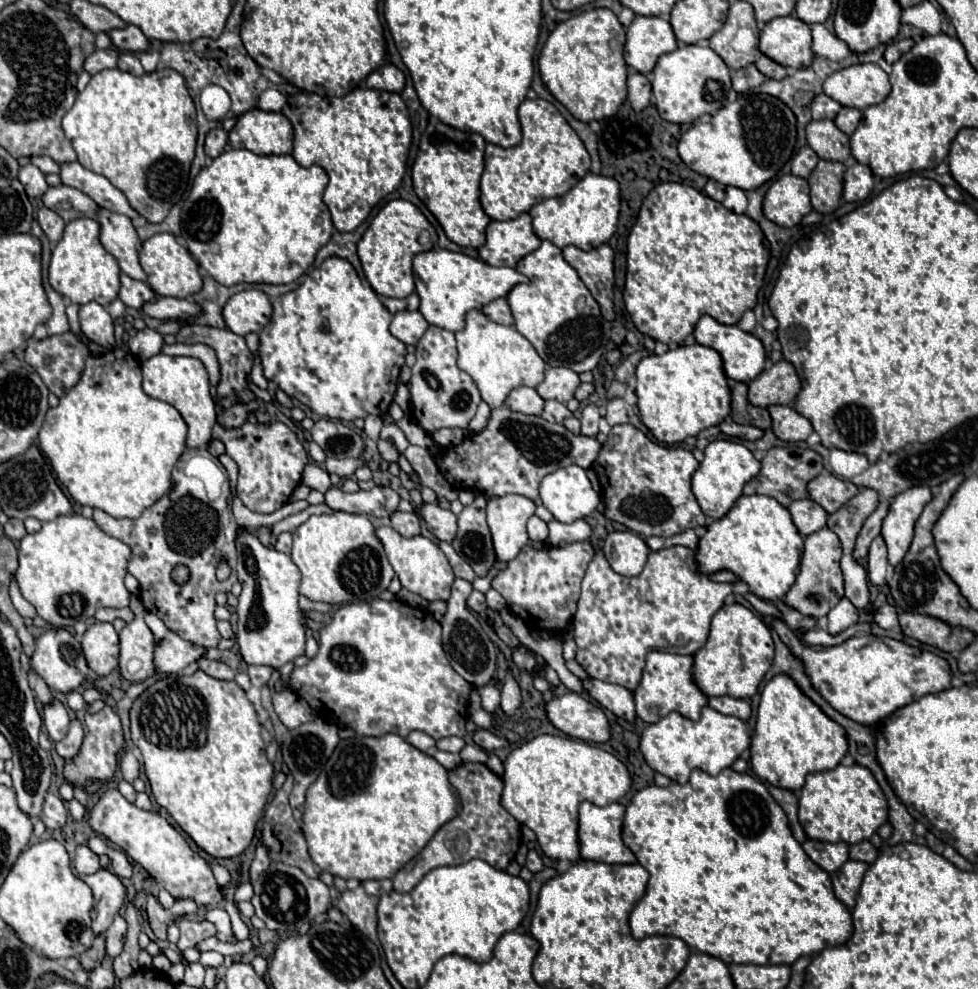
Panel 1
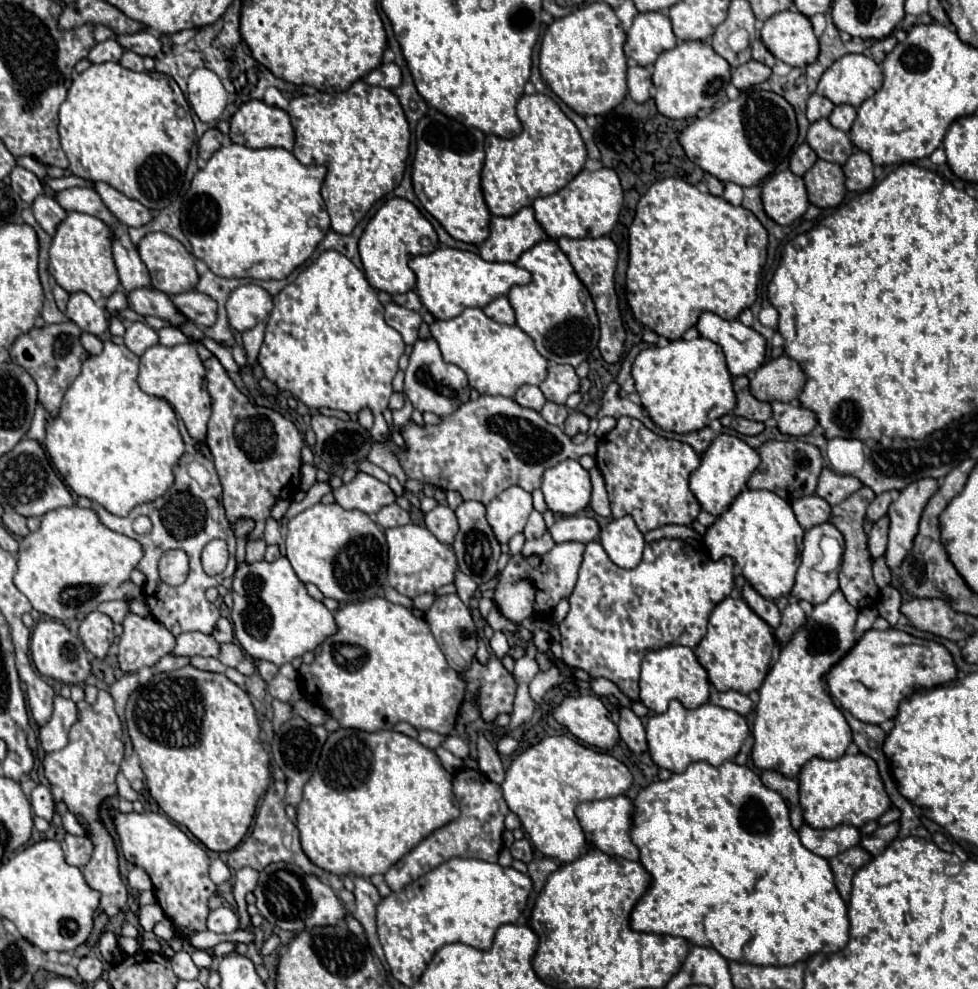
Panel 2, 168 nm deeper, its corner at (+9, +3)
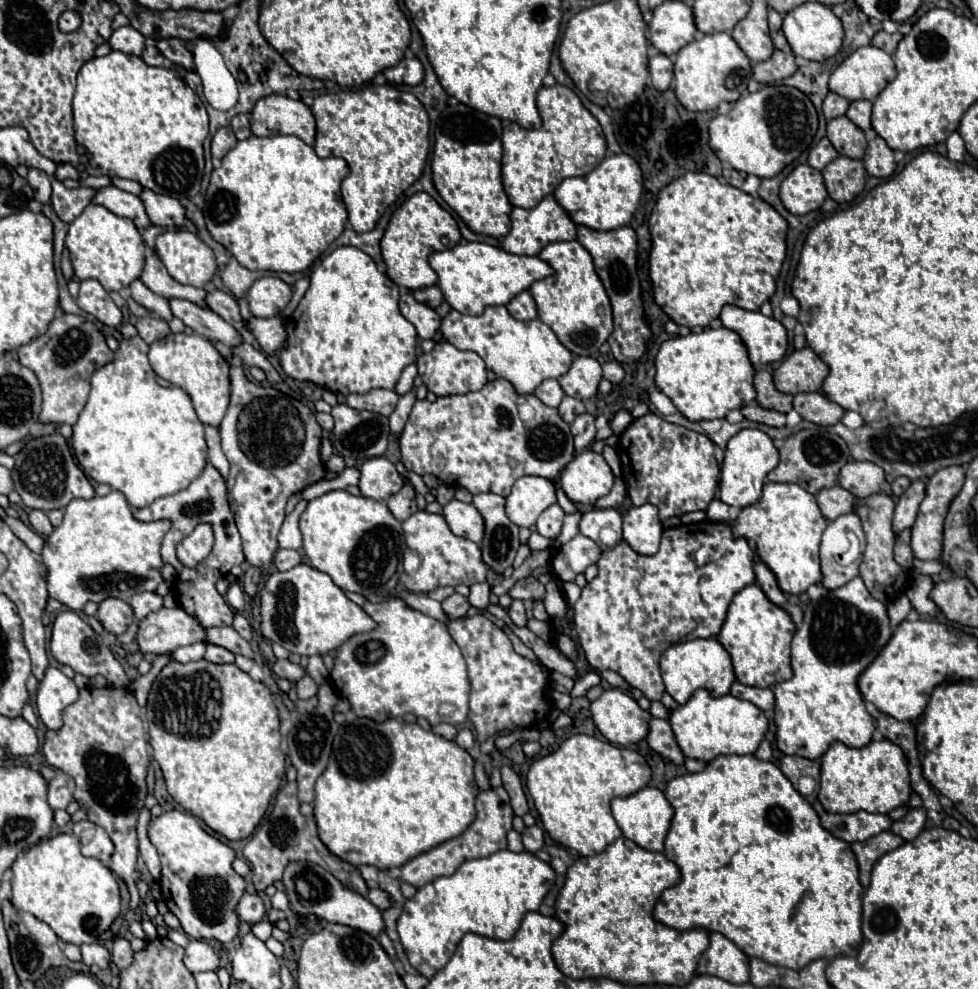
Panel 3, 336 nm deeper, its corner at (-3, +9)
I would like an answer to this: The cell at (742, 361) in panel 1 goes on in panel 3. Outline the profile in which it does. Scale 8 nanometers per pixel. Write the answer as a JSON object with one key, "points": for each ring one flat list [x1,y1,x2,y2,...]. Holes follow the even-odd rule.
{"points":[[726,305,720,319,724,327,742,337,754,365,768,365,786,355,788,331,774,317,766,317,760,311,740,309,736,305]]}

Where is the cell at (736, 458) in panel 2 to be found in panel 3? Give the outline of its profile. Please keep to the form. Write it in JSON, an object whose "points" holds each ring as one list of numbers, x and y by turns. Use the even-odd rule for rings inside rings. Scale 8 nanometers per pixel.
{"points":[[742,429,728,441,726,459,720,471,720,499,726,505,748,507,754,505,762,497,762,487,766,483,766,475,778,465,778,449,772,439,758,429]]}

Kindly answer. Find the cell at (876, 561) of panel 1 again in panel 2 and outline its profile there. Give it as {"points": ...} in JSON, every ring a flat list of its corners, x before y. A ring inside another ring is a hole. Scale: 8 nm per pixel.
{"points":[[882,517,872,525,872,531,868,533,868,549,872,559,878,559,884,555,886,541,888,541,888,517]]}

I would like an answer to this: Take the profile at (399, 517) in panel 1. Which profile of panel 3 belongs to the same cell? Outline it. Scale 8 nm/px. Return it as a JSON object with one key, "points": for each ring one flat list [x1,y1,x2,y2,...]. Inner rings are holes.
{"points":[[406,479,404,487,402,487,396,495,392,495,392,497,386,501,386,505,388,505,388,509,392,511,392,515,394,515,398,521,406,521,412,513,416,513,418,507,416,507,416,493,414,493,412,483]]}

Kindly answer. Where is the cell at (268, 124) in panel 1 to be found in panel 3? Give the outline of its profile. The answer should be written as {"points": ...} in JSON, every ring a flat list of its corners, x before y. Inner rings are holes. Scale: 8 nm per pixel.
{"points":[[268,95,260,99,250,113,250,124,255,136,296,135,306,145,314,145,316,121,310,107,286,95]]}

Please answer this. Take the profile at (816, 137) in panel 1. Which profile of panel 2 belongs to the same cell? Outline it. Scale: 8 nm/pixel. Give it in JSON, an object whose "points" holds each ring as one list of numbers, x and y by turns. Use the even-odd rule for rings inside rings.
{"points":[[818,119,810,125,806,143,820,159,838,165,844,165,854,149,850,137,844,131,832,127,828,119]]}

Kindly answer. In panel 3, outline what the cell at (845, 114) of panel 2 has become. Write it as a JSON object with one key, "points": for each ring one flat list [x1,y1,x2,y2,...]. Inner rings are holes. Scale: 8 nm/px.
{"points":[[866,99,850,101,850,107,848,107,846,117,850,121,854,121,862,131,870,131,872,129,870,115,872,115,872,101,866,101]]}

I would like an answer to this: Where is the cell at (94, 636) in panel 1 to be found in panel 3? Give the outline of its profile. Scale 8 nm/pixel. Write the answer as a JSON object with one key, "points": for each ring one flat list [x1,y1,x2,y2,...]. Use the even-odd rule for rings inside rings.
{"points":[[108,597,106,601,100,603,98,619,106,627,106,631,110,631,112,635,120,635,134,621,134,613,126,601,116,599,116,597]]}

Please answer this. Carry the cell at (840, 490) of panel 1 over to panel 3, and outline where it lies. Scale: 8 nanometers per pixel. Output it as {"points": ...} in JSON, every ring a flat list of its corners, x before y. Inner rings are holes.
{"points":[[872,461,846,463,840,471,840,485,854,493,858,499,866,499,882,491,884,469]]}

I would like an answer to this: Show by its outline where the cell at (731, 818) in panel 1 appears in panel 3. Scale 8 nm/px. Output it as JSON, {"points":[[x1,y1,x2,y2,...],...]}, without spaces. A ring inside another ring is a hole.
{"points":[[722,755,722,757,716,757,714,761,710,761,706,765,706,769,700,773,686,773,686,775,672,779,664,793,674,807,674,819,672,819,670,831,666,835,664,855,680,867,682,881,678,885,666,889,660,897,660,901,656,903,654,917,660,923,664,923,672,929,718,931,718,933,726,935,730,941,734,941,738,945,738,949,742,949,748,957,758,957,766,963,782,965,788,969,802,969,810,961,816,961,816,959,834,959,840,955,856,957,858,955,858,949,862,945,860,923,862,923,862,893,864,893,864,889,858,879,858,861,854,857,854,851,850,849,850,843,834,837,828,829,822,827,816,809,792,787,788,777,774,763,760,761,754,755,742,755,742,757]]}

